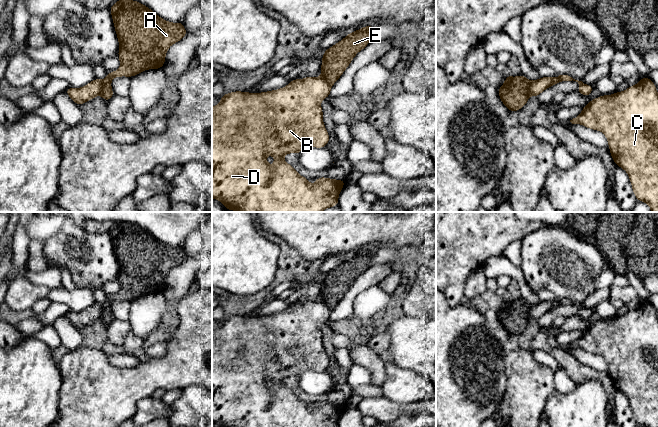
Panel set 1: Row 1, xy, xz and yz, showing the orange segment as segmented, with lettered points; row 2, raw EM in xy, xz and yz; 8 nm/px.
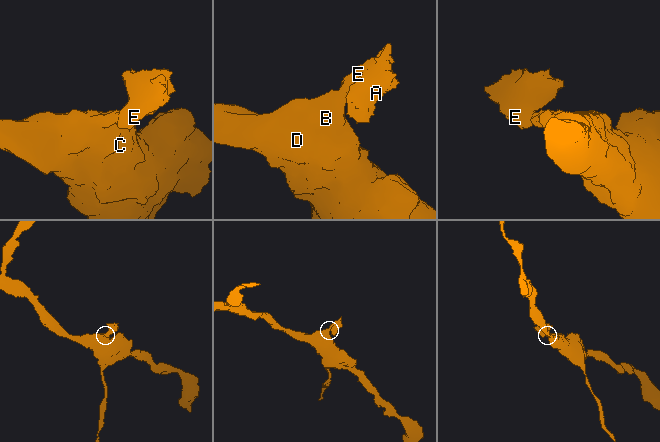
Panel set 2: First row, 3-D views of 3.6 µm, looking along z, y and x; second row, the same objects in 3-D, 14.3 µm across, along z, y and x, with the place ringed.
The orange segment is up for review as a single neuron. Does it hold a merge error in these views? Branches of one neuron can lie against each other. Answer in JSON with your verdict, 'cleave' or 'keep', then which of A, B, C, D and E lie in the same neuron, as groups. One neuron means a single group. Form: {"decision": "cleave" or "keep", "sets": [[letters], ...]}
{"decision": "cleave", "sets": [["A", "E"], ["B", "C", "D"]]}

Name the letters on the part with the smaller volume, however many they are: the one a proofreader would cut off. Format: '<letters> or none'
A, E

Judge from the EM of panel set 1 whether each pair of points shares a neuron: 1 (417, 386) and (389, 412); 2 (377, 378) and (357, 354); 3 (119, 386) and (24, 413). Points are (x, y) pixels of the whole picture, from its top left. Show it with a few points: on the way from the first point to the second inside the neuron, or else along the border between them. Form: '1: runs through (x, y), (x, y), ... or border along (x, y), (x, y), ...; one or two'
1: border along (382, 396), (398, 403), (418, 403), (422, 401); two
2: runs through (377, 371), (364, 358); one
3: border along (62, 380), (58, 414); two

